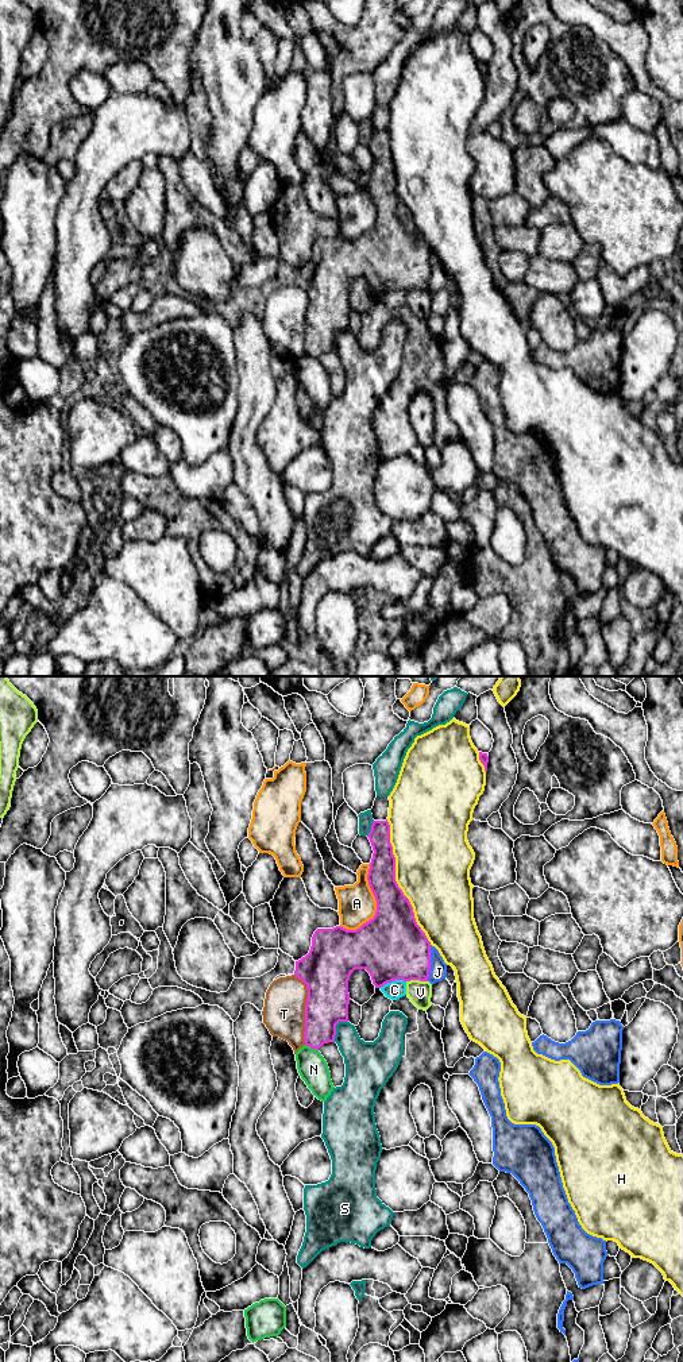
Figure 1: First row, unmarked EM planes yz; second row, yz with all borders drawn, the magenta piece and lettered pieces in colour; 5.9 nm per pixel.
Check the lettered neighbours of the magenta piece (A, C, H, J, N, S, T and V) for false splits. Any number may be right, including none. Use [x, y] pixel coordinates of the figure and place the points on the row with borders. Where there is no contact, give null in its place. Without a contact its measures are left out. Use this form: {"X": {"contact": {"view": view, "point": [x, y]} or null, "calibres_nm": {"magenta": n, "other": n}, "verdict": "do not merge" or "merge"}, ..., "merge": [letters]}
{"A": {"contact": {"view": "yz", "point": [377, 903]}, "calibres_nm": {"magenta": 380, "other": 220}, "verdict": "do not merge"}, "C": {"contact": {"view": "yz", "point": [392, 980]}, "calibres_nm": {"magenta": 400, "other": 110}, "verdict": "do not merge"}, "H": {"contact": {"view": "yz", "point": [396, 882]}, "calibres_nm": {"magenta": 260, "other": 440}, "verdict": "do not merge"}, "J": {"contact": {"view": "yz", "point": [429, 963]}, "calibres_nm": {"magenta": 400, "other": 100}, "verdict": "do not merge"}, "N": {"contact": {"view": "yz", "point": [312, 1048]}, "calibres_nm": {"magenta": 220, "other": 180}, "verdict": "do not merge"}, "S": {"contact": {"view": "yz", "point": [335, 1027]}, "calibres_nm": {"magenta": 260, "other": 220}, "verdict": "do not merge"}, "T": {"contact": {"view": "yz", "point": [305, 1009]}, "calibres_nm": {"magenta": 280, "other": 260}, "verdict": "do not merge"}, "V": {"contact": {"view": "yz", "point": [416, 979]}, "calibres_nm": {"magenta": 400, "other": 140}, "verdict": "do not merge"}, "merge": []}

